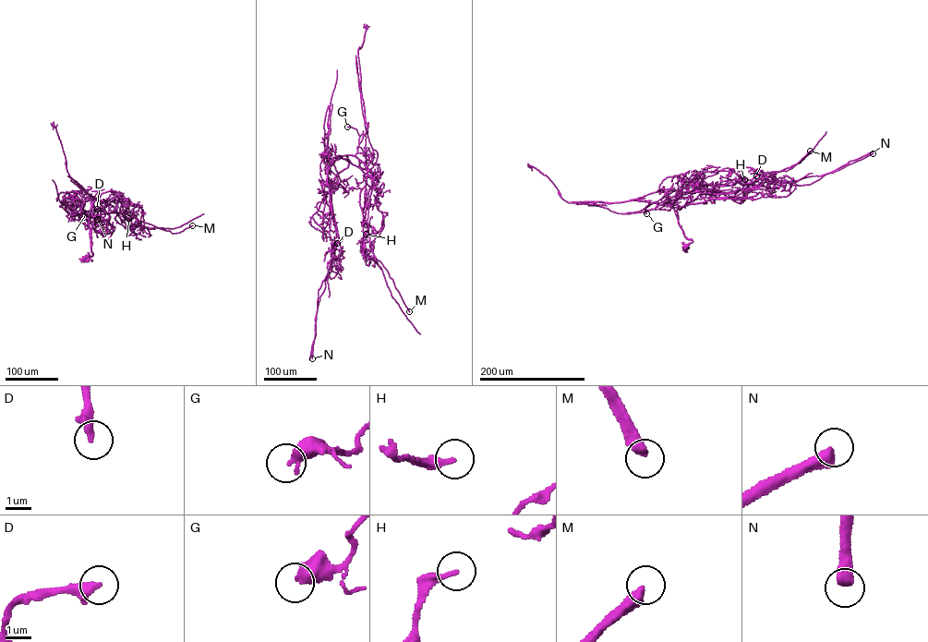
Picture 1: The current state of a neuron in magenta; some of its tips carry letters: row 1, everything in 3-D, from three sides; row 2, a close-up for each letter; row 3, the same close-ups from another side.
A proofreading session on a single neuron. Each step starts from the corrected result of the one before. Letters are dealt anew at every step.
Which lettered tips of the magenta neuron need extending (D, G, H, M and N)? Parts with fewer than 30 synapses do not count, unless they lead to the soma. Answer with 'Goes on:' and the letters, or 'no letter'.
Goes on: no letter

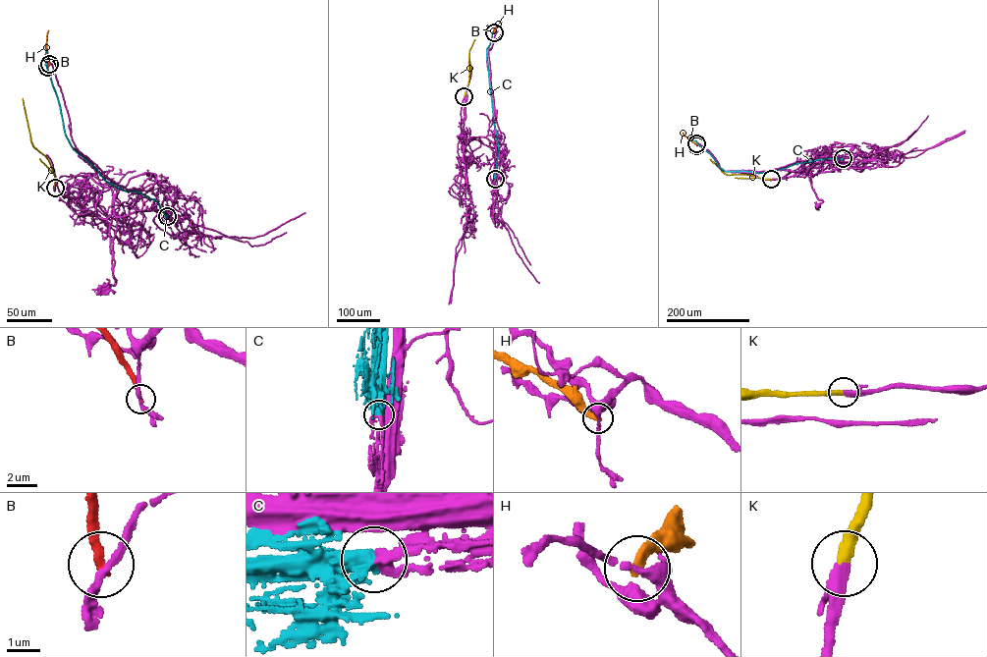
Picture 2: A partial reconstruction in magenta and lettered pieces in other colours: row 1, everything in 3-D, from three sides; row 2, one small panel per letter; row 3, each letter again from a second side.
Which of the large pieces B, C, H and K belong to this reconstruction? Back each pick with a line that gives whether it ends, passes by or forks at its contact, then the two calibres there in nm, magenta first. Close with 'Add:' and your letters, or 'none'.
K: It ends there. Thickness 240 nm (magenta) against 340 nm
Add: K

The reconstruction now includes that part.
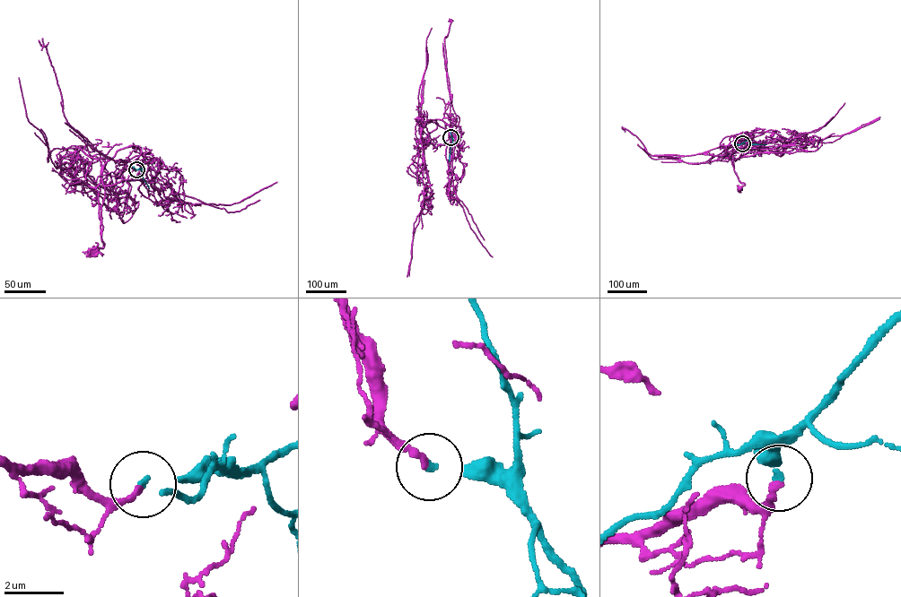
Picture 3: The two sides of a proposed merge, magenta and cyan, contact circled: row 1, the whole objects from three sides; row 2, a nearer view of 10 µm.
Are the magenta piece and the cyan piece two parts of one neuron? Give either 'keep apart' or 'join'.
join

